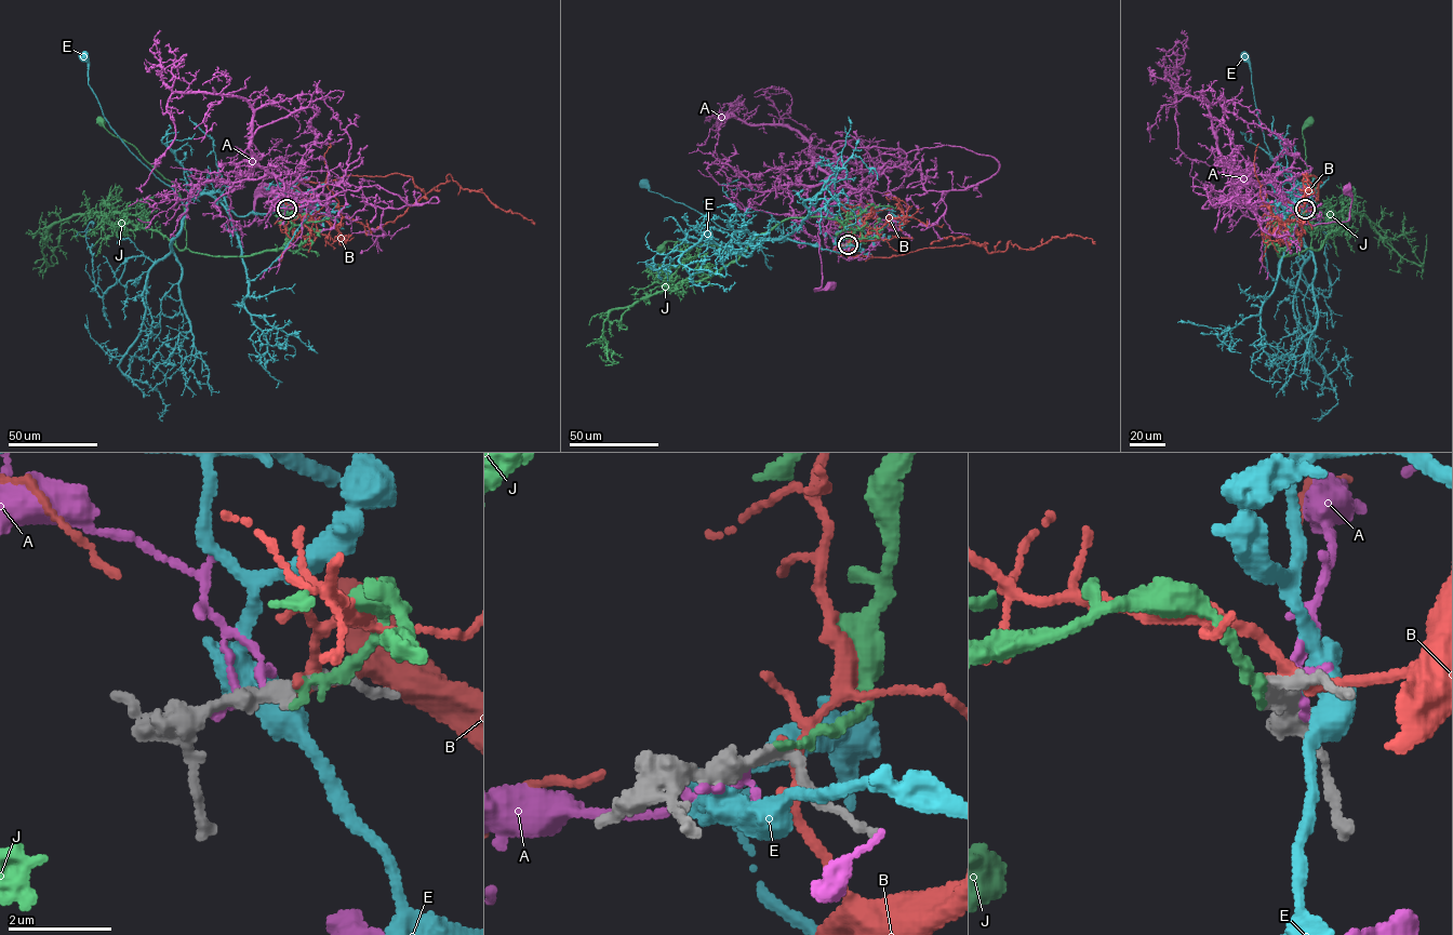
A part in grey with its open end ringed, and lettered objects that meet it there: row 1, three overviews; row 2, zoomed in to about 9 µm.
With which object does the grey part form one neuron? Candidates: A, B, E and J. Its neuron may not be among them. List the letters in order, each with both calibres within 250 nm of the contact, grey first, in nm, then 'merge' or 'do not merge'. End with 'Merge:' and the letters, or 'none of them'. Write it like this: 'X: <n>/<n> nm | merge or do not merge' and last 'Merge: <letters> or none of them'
A: 300/150 nm | do not merge
B: 200/240 nm | do not merge
E: 300/360 nm | do not merge
J: 220/180 nm | merge
Merge: J

